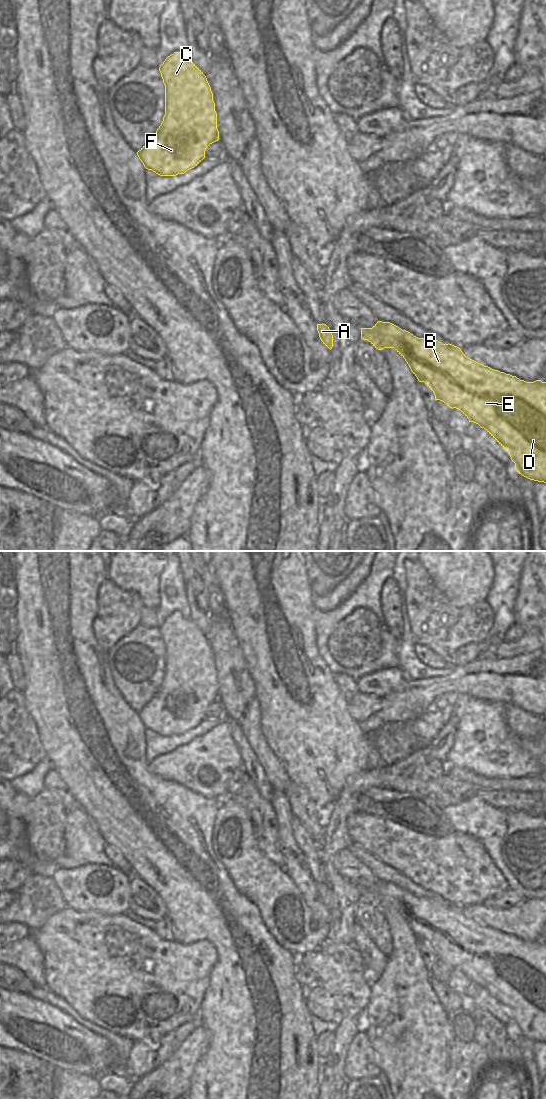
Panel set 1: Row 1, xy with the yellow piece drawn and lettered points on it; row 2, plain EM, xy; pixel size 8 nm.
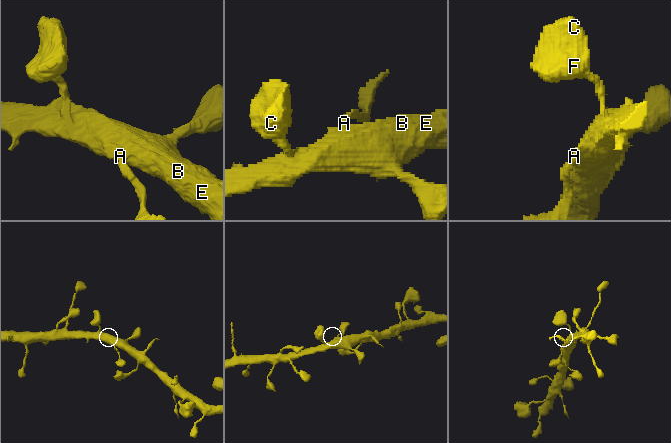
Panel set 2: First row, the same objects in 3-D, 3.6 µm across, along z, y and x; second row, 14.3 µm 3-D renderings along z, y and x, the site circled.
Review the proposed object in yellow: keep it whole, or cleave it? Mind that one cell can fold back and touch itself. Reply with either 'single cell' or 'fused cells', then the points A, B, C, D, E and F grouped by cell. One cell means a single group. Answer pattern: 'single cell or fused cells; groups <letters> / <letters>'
single cell; groups A B C D E F

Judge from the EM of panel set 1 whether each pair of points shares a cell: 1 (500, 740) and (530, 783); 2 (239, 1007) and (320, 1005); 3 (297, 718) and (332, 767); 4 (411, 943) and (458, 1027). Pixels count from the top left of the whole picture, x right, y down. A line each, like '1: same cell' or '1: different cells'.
1: different cells
2: different cells
3: same cell
4: different cells

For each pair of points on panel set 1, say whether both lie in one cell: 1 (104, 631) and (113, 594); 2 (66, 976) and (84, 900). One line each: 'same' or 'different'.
1: same
2: different

